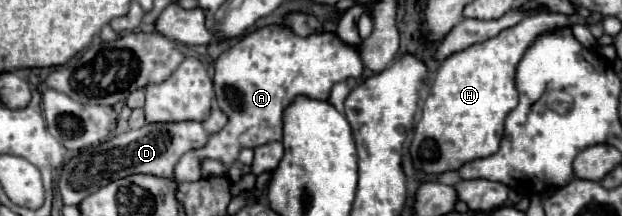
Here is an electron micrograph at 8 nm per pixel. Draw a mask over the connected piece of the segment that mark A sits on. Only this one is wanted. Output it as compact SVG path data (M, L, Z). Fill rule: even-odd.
M271 24L259 30L253 30L243 36L235 46L231 46L227 52L223 52L215 60L215 94L221 110L229 116L229 122L223 130L215 132L209 136L207 144L199 150L189 150L183 154L183 158L175 164L175 180L177 182L197 182L201 178L201 164L203 160L219 160L225 166L235 164L241 146L243 148L257 148L261 144L281 140L283 138L283 110L297 98L297 96L307 96L315 100L327 100L333 84L347 80L347 78L359 78L363 76L363 62L355 46L345 44L335 32L315 32L309 36L297 36L289 26L281 24ZM226 96L241 96L241 106L239 102L231 102Z

